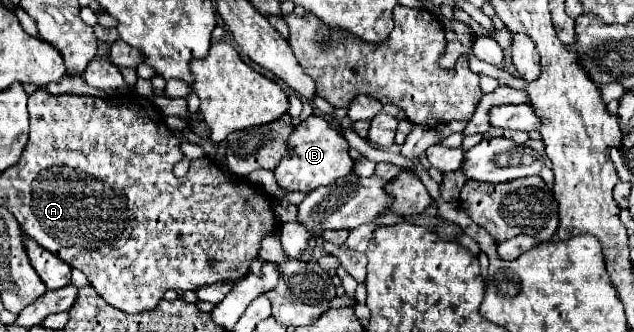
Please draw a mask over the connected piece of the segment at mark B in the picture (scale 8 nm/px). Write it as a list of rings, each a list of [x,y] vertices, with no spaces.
[[[310,115],[306,121],[294,127],[288,139],[288,147],[290,147],[290,157],[284,155],[284,159],[280,159],[278,167],[272,171],[278,185],[284,191],[312,193],[322,185],[330,185],[336,179],[346,177],[354,167],[354,161],[348,155],[348,147],[350,147],[348,141],[342,137],[338,129],[334,129],[324,117],[318,115]]]

